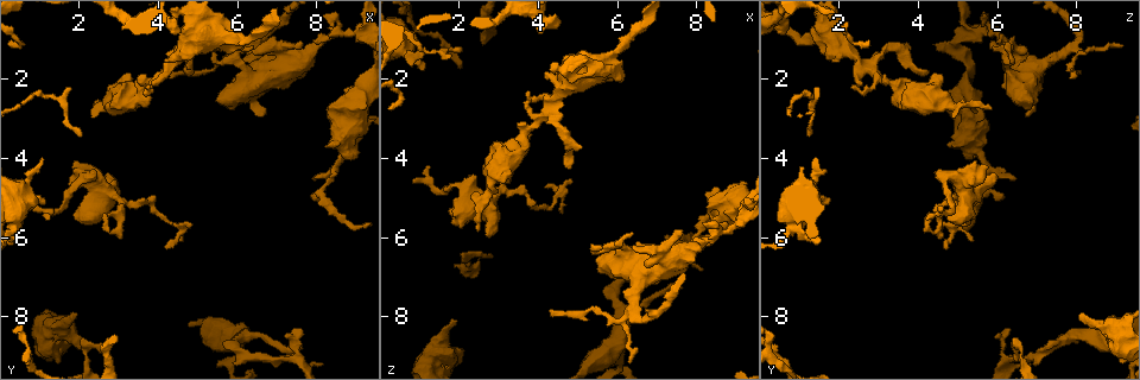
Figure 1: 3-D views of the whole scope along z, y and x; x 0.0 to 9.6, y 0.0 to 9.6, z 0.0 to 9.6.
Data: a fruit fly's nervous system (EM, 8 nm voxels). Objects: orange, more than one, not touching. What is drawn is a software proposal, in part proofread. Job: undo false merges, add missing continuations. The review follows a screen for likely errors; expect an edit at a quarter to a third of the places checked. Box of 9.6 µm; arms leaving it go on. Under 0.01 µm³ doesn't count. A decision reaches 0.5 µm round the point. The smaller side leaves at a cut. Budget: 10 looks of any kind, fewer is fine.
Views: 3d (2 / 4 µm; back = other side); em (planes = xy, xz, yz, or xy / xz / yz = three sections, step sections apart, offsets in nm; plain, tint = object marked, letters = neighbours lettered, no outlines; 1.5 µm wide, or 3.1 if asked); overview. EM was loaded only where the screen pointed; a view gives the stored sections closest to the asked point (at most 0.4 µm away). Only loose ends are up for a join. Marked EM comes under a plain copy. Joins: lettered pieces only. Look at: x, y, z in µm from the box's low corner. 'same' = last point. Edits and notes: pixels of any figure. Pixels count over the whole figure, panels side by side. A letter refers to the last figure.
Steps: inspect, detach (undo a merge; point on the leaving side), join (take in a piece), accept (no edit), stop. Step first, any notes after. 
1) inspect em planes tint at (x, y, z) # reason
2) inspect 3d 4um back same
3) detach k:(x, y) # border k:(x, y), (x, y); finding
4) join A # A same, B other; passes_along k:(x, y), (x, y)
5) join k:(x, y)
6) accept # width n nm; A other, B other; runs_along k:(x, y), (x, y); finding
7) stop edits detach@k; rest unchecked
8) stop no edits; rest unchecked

inspect em xy step 8 tint at (6.55, 2.90, 6.80) # free end

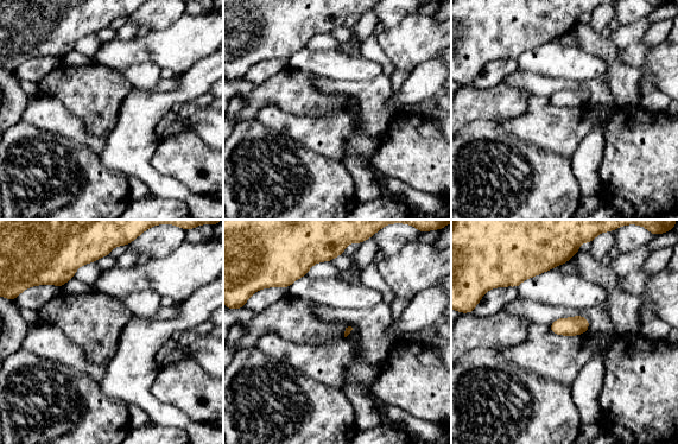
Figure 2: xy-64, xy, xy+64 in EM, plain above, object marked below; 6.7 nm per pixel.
inspect em xy step 8 letters same # what lies round it

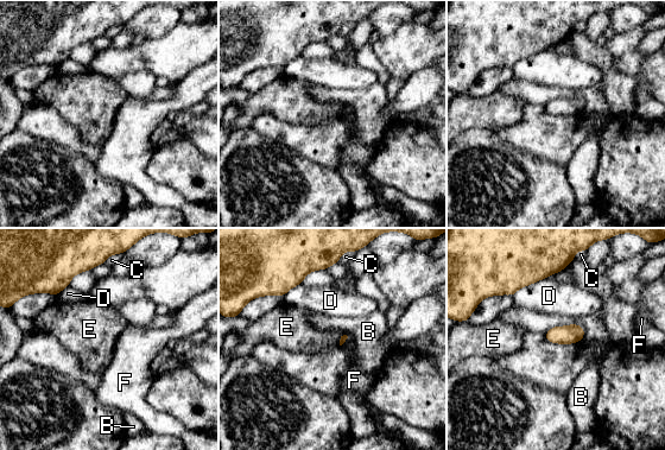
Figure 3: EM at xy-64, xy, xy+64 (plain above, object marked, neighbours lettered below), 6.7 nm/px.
accept # B other, C other, D other, E other, F other; border 3:(584, 329), (555, 325), (544, 334); no lettered piece goes on from it

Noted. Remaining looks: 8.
inspect 3d 2um at (4.45, 0.80, 0.75) # free end

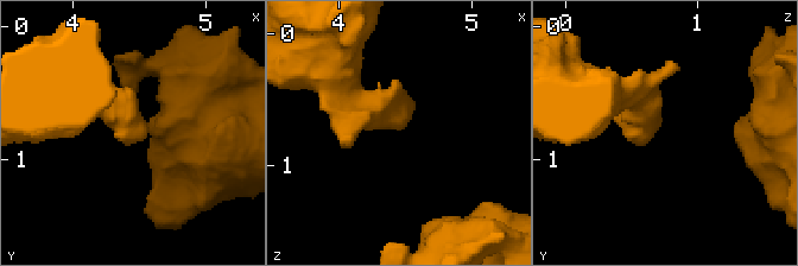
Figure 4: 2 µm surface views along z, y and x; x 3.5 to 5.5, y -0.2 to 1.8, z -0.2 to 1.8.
inspect em xz step 8 letters at (4.46, 0.80, 0.70)

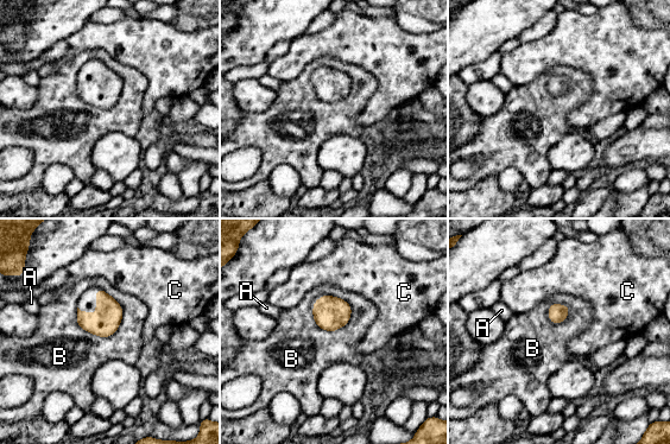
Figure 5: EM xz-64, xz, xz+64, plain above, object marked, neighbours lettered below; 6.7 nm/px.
inspect em planes letters same

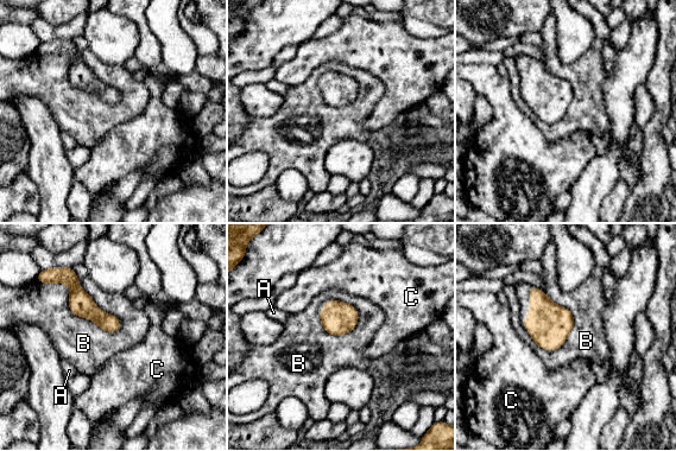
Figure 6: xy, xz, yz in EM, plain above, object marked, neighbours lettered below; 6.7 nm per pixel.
accept # A other, B other, C other; border 6:(54, 281), (75, 315), (120, 328); no lettered piece goes on from it

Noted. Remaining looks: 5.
inspect 3d 4um at (1.90, 8.00, 8.05) # branch stops here

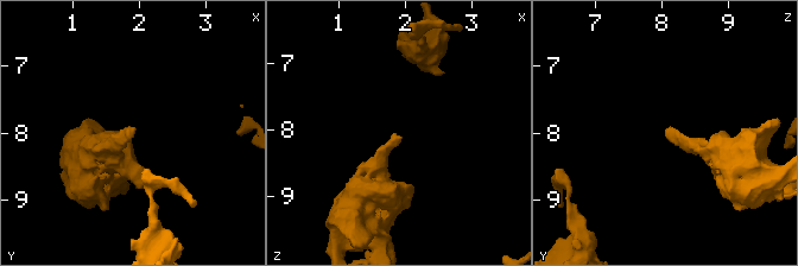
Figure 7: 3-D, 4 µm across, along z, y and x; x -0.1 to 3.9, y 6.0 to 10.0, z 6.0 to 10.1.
inspect em planes letters at (1.85, 8.00, 8.10) # shape alone is not enough

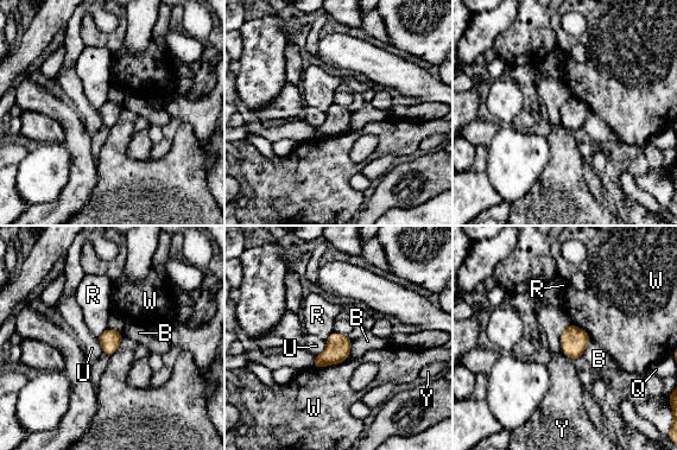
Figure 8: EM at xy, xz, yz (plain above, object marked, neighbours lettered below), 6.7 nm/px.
accept # B other, Q other, R other, U other, W other, Y other; border 8:(571, 323), (561, 336), (571, 360); none of them fits

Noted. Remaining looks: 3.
inspect em xz step 8 letters at (1.20, 5.60, 4.15) # free end

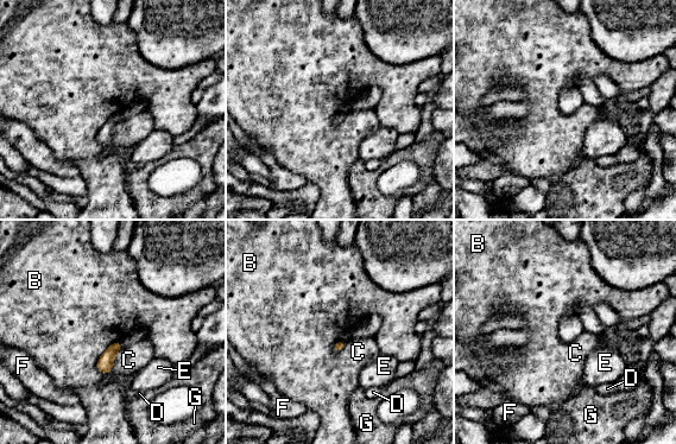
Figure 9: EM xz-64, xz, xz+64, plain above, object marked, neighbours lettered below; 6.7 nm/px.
accept # B other, C other, D other, E other, F other, G other; border 9:(120, 341), (99, 359), (101, 373); none of them fits

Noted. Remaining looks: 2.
stop no edits; rest unchecked

